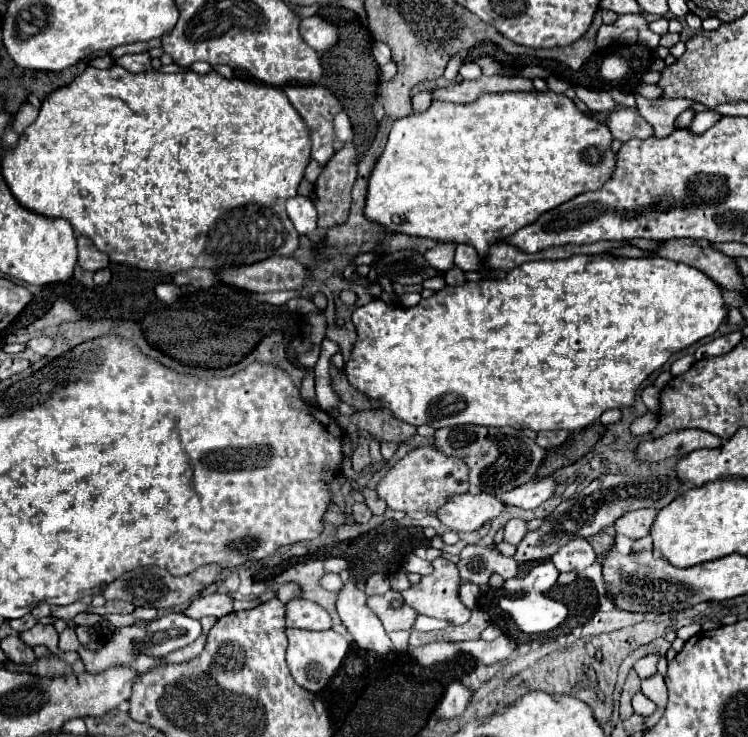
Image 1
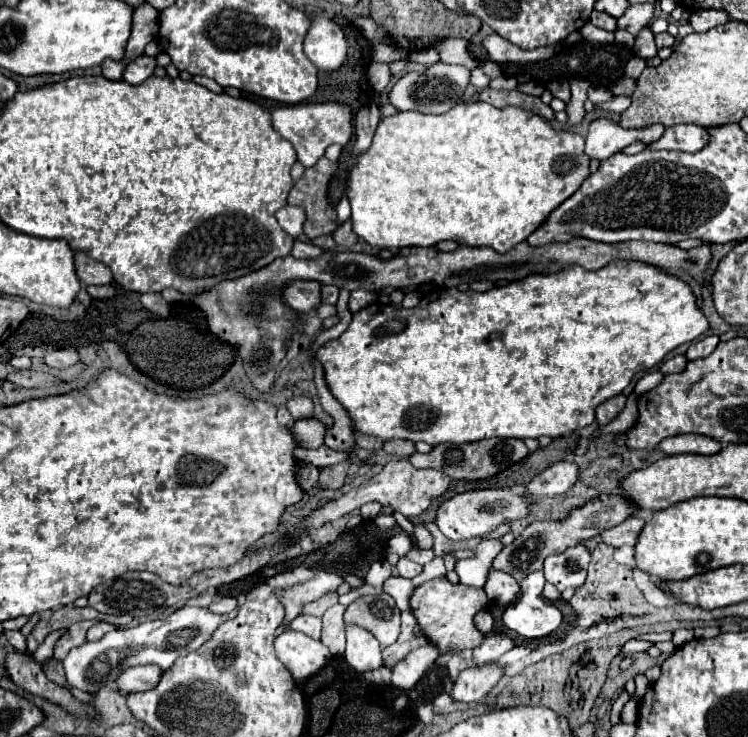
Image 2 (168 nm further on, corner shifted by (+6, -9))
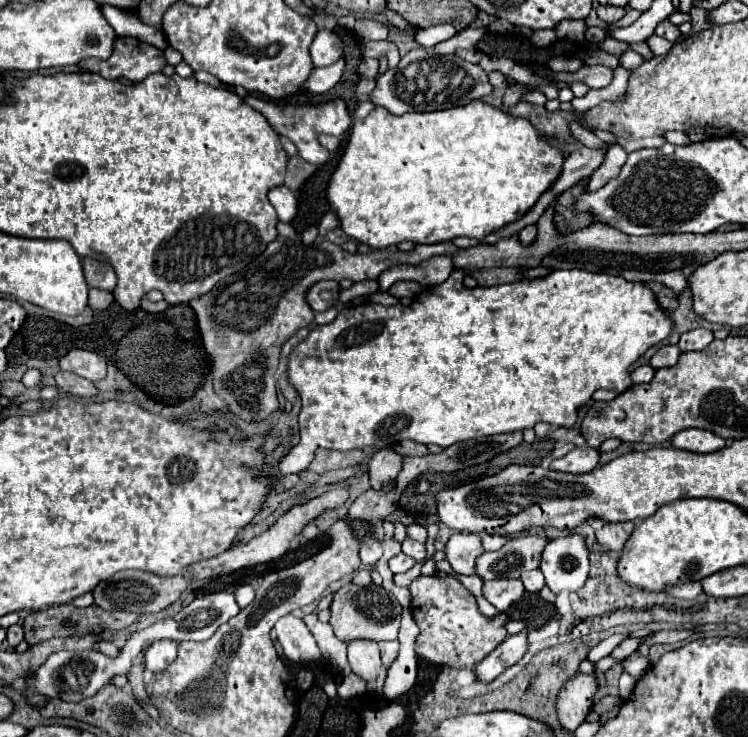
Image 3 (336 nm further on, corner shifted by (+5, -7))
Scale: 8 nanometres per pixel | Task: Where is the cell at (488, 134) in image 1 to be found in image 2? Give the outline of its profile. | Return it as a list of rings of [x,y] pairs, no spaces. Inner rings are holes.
[[[469,101],[443,115],[401,111],[379,121],[373,145],[351,169],[353,231],[373,247],[433,247],[439,241],[455,241],[469,247],[487,245],[497,253],[507,253],[581,187],[589,177],[589,163],[581,135],[555,131],[547,119],[521,107],[497,109],[489,103]]]

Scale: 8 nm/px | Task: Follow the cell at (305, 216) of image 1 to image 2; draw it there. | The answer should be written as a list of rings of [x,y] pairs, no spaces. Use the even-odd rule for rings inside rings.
[[[285,205],[275,213],[279,225],[291,235],[291,237],[301,237],[303,235],[303,225],[305,225],[305,211],[297,209],[295,205]]]

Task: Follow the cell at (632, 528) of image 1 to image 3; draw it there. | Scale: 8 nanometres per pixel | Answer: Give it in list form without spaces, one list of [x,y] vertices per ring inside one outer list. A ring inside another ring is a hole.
[[[624,521],[624,523],[604,523],[602,527],[596,529],[596,541],[604,549],[622,551],[622,547],[628,541],[628,537],[630,537],[632,531],[634,531],[634,523],[632,521]]]

